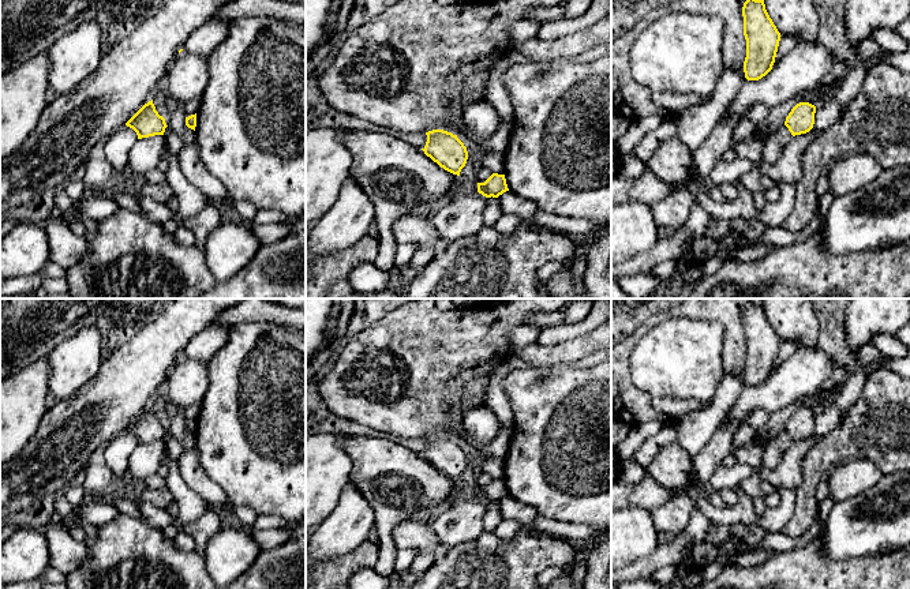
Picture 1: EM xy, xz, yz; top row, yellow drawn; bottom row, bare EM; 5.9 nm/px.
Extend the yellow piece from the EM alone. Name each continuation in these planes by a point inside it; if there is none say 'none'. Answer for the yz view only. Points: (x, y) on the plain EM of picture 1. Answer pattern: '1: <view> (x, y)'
none

